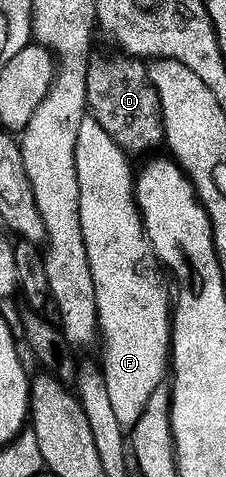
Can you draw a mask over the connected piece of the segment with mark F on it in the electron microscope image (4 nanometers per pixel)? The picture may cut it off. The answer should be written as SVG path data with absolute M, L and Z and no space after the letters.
M86 118L78 126L78 142L74 150L74 166L78 178L78 214L82 226L82 242L86 242L86 258L90 262L90 278L94 278L94 298L98 314L98 340L104 343L102 371L106 391L114 406L118 422L132 426L146 408L154 388L166 380L170 368L170 341L172 318L170 315L170 292L164 289L164 276L160 273L156 253L144 234L144 222L134 199L134 172L128 169L129 157L98 126L98 122Z

